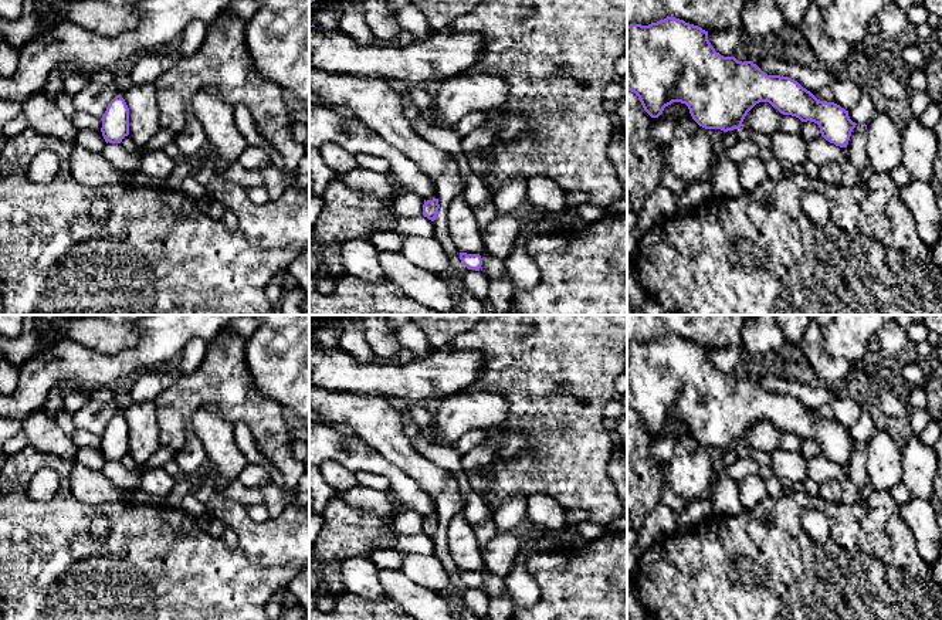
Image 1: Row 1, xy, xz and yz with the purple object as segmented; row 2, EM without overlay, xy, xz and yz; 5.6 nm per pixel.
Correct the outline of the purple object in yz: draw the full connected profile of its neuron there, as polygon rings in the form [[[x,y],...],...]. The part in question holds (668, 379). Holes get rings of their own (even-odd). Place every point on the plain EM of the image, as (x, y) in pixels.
[[[667,335],[648,343],[627,343],[627,409],[634,410],[644,428],[658,436],[672,420],[685,421],[692,437],[705,447],[724,450],[741,447],[748,430],[759,420],[769,420],[783,433],[819,443],[821,454],[847,465],[855,440],[848,428],[834,420],[820,419],[789,394],[768,393],[752,379],[738,379],[715,369],[708,349],[684,338]]]

